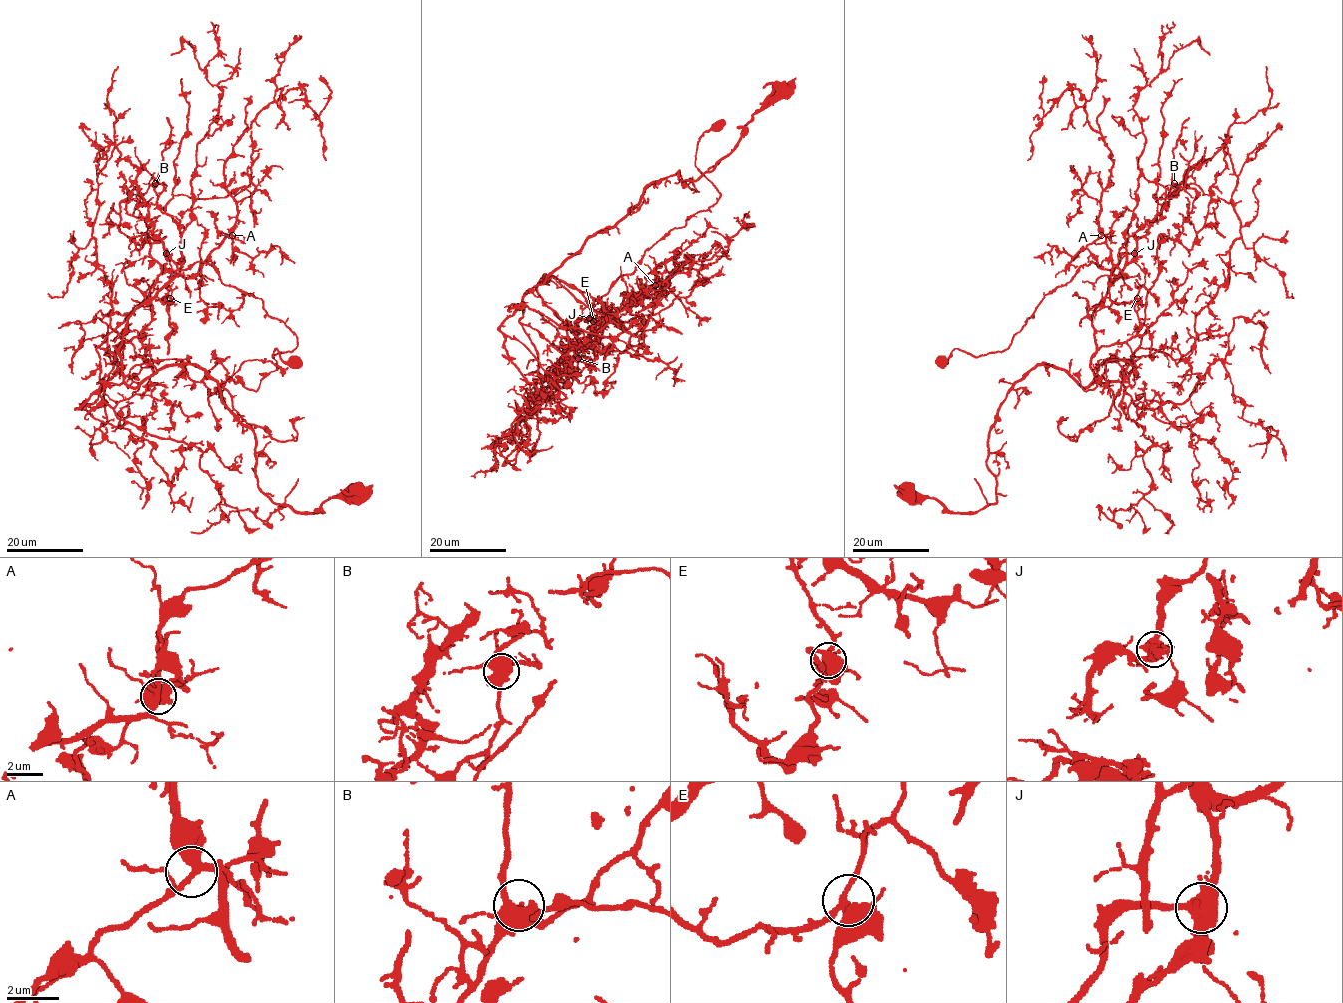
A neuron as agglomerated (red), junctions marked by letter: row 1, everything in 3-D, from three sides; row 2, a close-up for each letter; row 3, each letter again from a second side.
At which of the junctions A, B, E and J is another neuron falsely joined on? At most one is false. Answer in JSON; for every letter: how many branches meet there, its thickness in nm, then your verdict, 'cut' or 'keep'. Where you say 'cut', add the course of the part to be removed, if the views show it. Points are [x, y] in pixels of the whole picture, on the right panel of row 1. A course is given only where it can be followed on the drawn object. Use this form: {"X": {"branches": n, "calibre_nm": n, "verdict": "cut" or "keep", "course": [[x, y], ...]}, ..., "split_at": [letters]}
{"A": {"branches": 4, "calibre_nm": 320, "verdict": "keep"}, "B": {"branches": 5, "calibre_nm": 480, "verdict": "keep"}, "E": {"branches": 4, "calibre_nm": 360, "verdict": "keep"}, "J": {"branches": 4, "calibre_nm": 550, "verdict": "cut", "course": [[1135, 253], [1123, 253], [1112, 270], [1082, 265], [1045, 295], [1003, 351], [973, 356], [955, 349], [937, 363]]}, "split_at": ["J"]}

